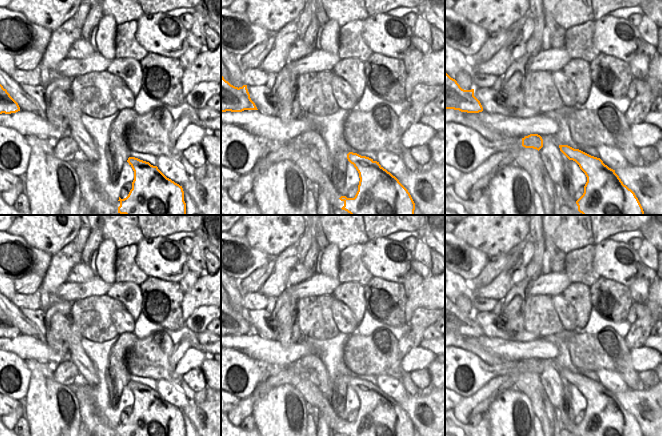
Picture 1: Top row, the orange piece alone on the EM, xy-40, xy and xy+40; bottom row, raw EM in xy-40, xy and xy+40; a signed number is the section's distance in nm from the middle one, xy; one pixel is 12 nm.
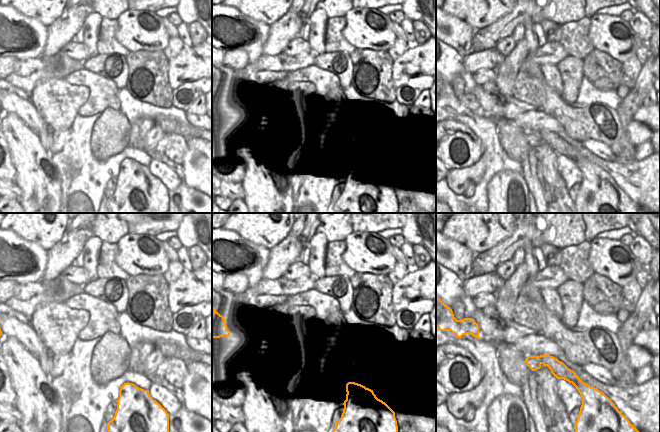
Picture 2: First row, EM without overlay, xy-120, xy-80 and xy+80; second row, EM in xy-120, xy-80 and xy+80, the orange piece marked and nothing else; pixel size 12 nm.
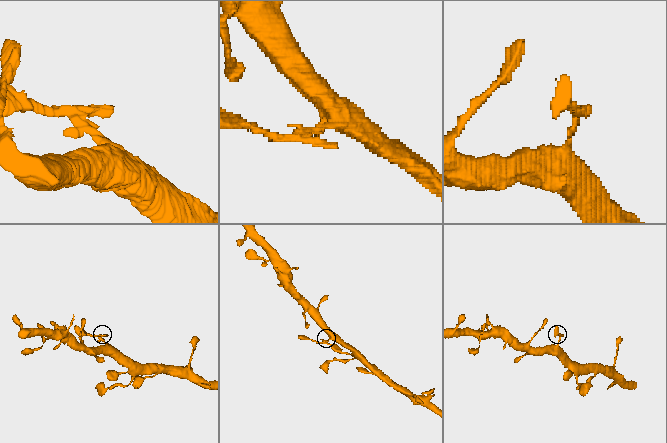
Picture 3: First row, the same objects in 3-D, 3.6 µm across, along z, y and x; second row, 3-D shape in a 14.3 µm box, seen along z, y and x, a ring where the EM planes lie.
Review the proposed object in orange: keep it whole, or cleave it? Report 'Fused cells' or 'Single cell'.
Fused cells

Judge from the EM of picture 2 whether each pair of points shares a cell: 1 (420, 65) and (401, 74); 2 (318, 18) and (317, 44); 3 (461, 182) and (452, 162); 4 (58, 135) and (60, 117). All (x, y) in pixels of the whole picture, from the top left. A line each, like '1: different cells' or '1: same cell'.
1: same cell
2: same cell
3: different cells
4: different cells

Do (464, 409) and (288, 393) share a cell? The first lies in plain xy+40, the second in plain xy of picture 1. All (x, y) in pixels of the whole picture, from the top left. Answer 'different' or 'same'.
different

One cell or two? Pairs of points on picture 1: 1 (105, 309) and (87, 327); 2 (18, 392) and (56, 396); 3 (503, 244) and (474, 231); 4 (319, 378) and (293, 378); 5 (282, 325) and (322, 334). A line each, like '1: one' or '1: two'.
1: two
2: two
3: one
4: two
5: two

